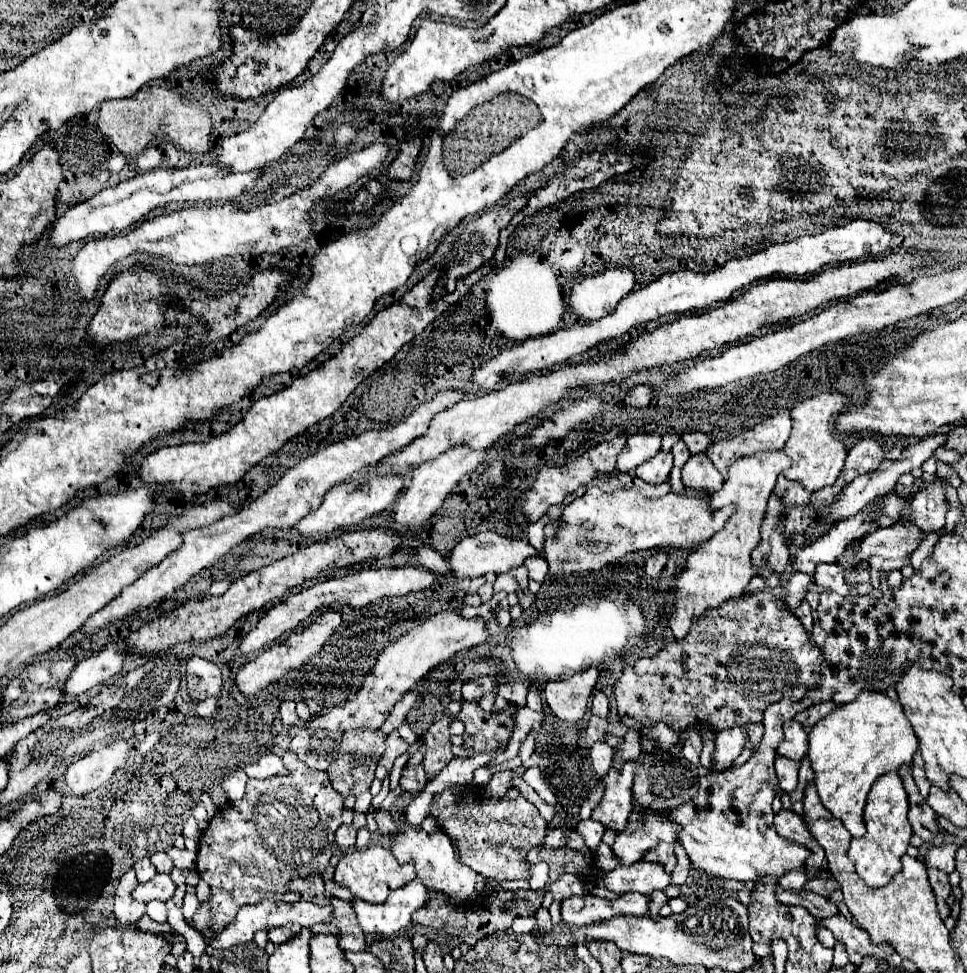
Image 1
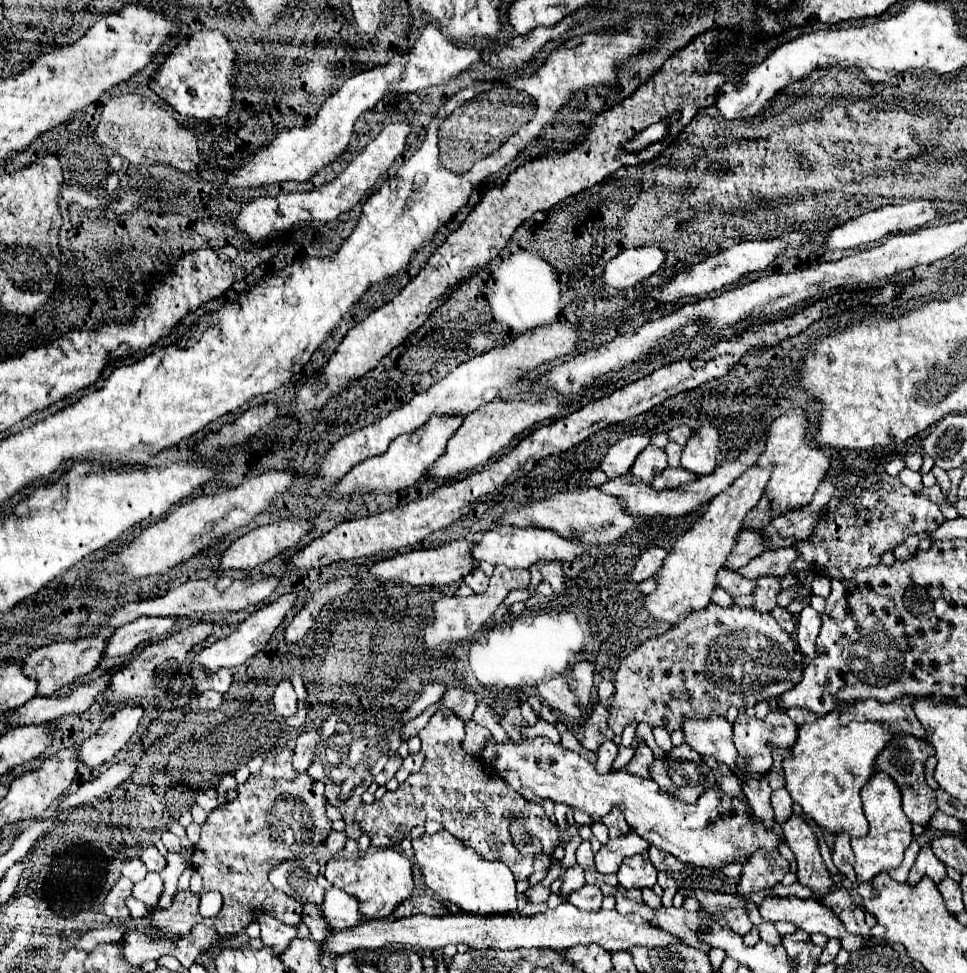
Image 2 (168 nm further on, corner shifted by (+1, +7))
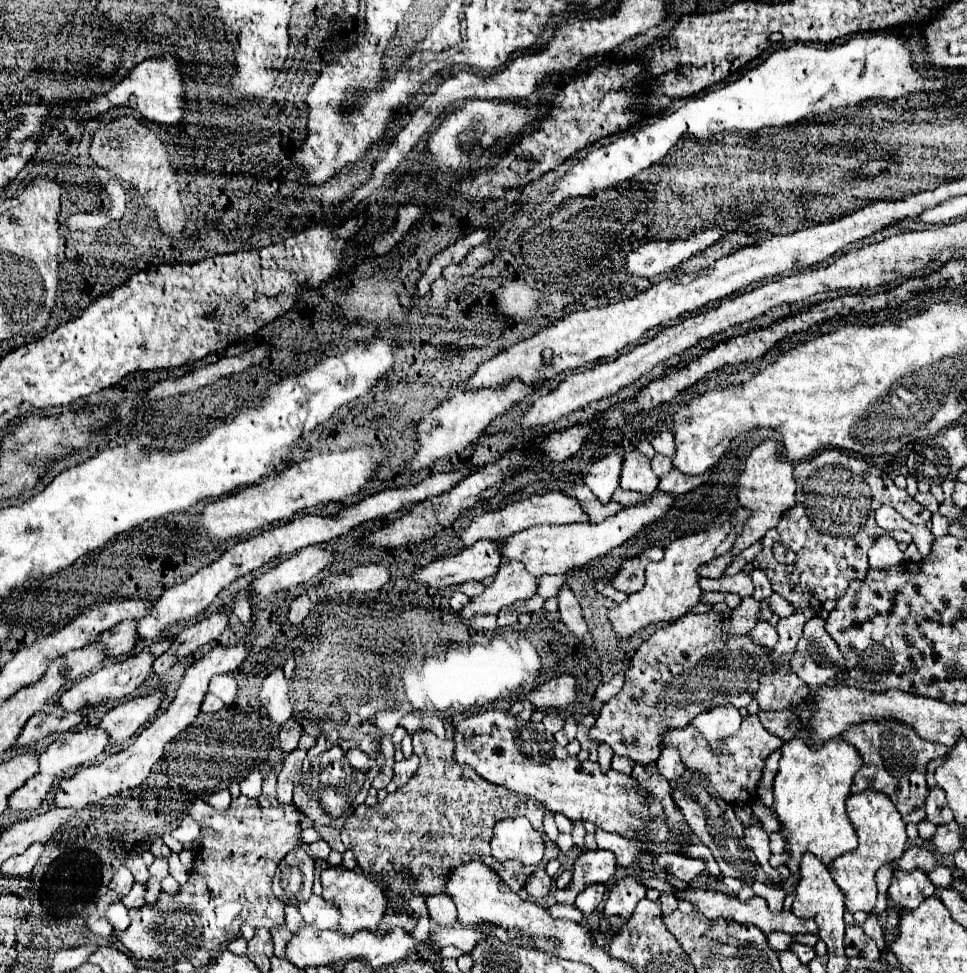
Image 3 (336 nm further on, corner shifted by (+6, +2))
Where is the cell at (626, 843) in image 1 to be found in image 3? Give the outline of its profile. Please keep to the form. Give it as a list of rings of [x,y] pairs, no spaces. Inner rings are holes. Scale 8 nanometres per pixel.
[[[594,850],[594,852],[582,852],[572,862],[572,880],[570,886],[564,890],[558,890],[562,896],[558,896],[558,902],[574,902],[576,894],[584,890],[590,884],[596,882],[610,882],[616,874],[614,854],[606,850]]]

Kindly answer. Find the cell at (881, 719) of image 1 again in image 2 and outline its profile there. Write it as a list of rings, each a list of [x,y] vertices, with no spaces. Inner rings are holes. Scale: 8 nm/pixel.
[[[839,701],[833,713],[819,717],[813,723],[799,727],[799,737],[791,747],[791,757],[783,761],[787,791],[795,803],[803,807],[817,825],[831,833],[847,831],[851,837],[867,835],[867,819],[861,811],[861,787],[869,783],[875,771],[875,761],[885,749],[885,743],[893,739],[889,725],[869,725],[869,723],[849,723],[841,725],[841,705],[851,705],[853,701]]]

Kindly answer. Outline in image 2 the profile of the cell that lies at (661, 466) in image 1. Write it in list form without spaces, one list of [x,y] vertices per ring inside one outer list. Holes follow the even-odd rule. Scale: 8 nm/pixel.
[[[649,445],[649,449],[645,449],[641,453],[641,457],[637,457],[637,461],[633,463],[633,469],[631,473],[635,477],[641,477],[645,481],[651,481],[655,475],[659,475],[663,469],[667,467],[667,457],[665,457],[665,451],[655,447],[655,445]]]

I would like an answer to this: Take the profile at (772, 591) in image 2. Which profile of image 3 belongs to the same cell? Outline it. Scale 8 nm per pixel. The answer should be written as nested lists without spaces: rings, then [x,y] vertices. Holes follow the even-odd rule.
[[[752,596],[744,598],[742,604],[730,612],[730,620],[724,622],[724,640],[728,636],[748,634],[756,626],[758,608],[760,608],[760,602],[756,602]]]

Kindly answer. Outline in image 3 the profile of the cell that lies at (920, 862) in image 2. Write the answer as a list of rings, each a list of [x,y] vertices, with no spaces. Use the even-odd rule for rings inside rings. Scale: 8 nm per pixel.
[[[896,870],[892,876],[892,884],[888,888],[888,898],[894,902],[894,906],[888,912],[888,930],[886,930],[886,950],[890,950],[892,938],[896,938],[896,922],[900,920],[902,910],[914,910],[920,906],[920,902],[928,896],[932,896],[936,886],[928,880],[926,872],[922,870]]]

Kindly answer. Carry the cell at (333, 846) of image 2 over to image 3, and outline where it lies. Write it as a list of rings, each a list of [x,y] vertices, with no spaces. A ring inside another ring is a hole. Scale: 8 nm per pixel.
[[[316,840],[316,842],[308,844],[308,850],[314,858],[320,858],[320,860],[326,860],[328,854],[330,854],[330,846],[326,846],[322,840]]]

